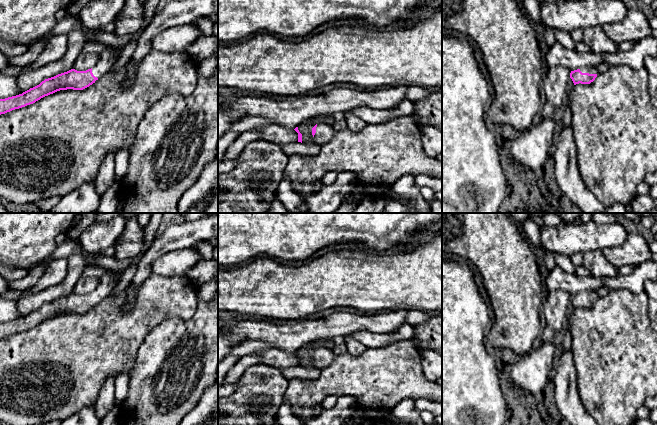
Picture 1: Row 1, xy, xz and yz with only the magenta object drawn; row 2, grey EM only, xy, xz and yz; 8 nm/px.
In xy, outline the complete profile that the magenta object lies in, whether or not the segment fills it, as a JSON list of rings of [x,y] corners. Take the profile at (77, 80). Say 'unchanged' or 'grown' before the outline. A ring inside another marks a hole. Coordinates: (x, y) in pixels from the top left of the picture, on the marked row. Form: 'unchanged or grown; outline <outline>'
grown; outline [[[106,45],[96,65],[86,71],[71,69],[54,77],[45,79],[39,85],[22,94],[0,99],[0,115],[33,104],[41,98],[60,90],[83,90],[108,73],[120,56],[122,48]]]

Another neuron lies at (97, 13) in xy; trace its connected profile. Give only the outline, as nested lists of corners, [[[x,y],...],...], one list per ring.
[[[91,0],[82,7],[78,17],[84,27],[97,29],[113,24],[124,4],[125,0]]]

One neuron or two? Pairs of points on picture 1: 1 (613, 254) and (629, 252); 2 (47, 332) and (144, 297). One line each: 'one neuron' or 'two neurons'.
1: one neuron
2: one neuron

